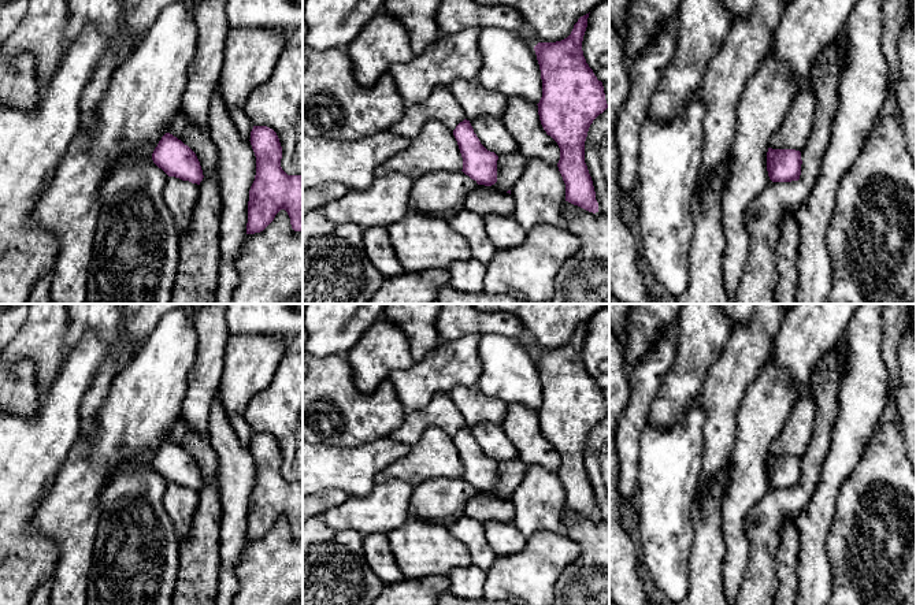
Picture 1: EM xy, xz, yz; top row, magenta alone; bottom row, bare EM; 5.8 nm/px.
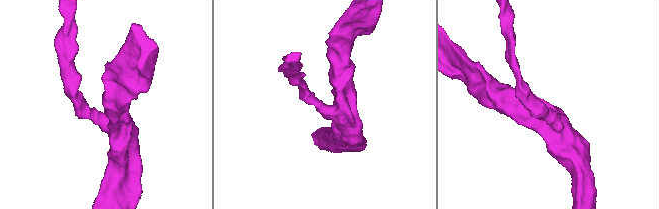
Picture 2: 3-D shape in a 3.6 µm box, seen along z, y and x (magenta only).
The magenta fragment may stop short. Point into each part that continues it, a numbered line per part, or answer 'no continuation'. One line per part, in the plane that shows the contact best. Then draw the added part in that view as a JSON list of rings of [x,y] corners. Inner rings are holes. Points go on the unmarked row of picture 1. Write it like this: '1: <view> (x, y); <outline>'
no continuation

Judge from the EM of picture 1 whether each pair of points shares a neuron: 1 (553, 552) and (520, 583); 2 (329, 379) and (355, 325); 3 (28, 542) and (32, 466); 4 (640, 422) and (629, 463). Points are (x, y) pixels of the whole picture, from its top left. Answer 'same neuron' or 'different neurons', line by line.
1: same neuron
2: different neurons
3: same neuron
4: same neuron

